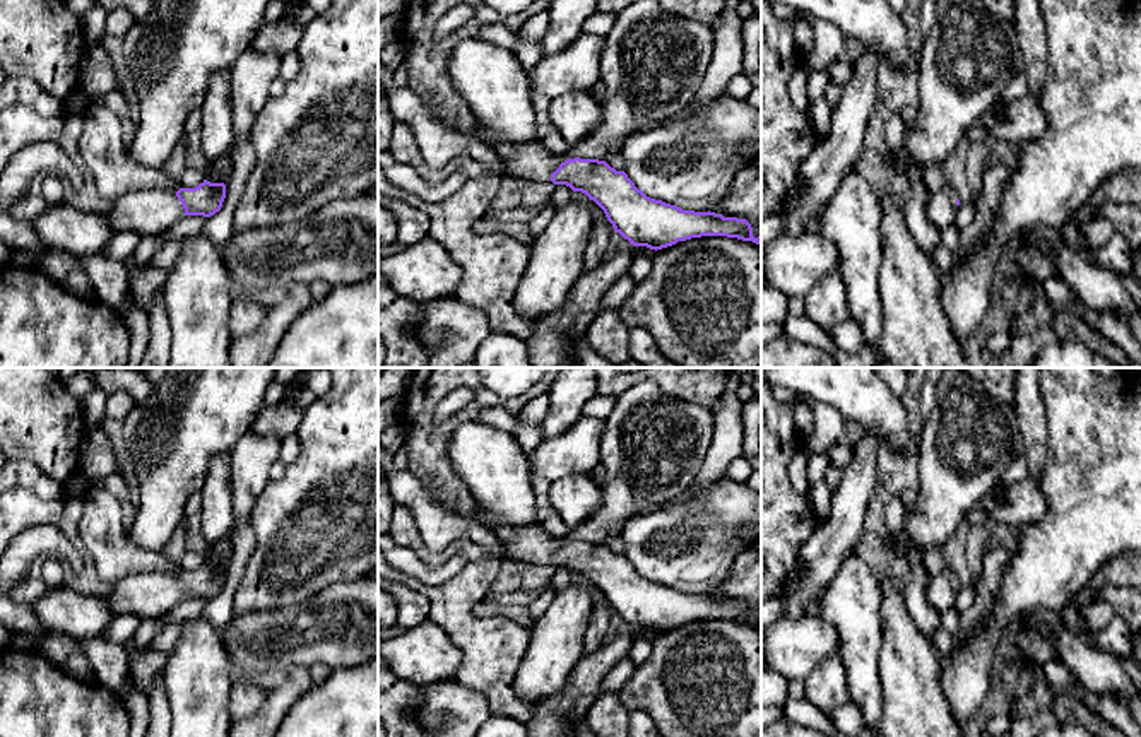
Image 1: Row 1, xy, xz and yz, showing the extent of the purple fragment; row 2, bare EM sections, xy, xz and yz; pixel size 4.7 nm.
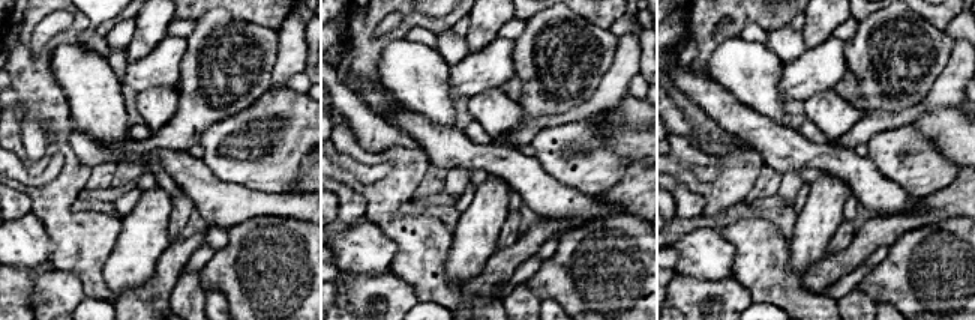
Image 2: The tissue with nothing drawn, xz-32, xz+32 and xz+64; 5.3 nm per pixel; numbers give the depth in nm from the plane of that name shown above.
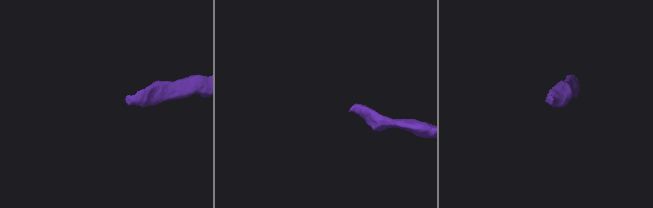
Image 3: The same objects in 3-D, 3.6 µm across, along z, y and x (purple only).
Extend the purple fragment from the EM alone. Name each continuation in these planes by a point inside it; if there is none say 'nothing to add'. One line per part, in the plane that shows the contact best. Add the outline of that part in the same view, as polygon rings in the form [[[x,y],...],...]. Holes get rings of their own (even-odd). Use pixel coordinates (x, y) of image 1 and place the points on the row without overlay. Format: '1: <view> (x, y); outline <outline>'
1: xy (146, 595); outline [[[161,571],[123,576],[104,597],[115,617],[133,614],[142,619],[163,616],[183,598],[176,576]]]

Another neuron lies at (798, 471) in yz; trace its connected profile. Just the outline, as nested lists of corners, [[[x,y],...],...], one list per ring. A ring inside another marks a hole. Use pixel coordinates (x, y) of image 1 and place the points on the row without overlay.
[[[802,446],[795,451],[790,465],[789,465],[789,477],[794,489],[797,489],[801,494],[806,494],[809,489],[807,481],[807,457],[809,451]]]

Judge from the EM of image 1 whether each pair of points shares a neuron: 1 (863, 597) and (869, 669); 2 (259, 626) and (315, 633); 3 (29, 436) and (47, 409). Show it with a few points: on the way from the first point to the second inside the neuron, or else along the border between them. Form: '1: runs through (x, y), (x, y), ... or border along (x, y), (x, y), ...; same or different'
1: runs through (863, 614), (863, 652); same
2: runs through (272, 633), (301, 633); same
3: runs through (31, 430), (31, 424), (40, 416); same

